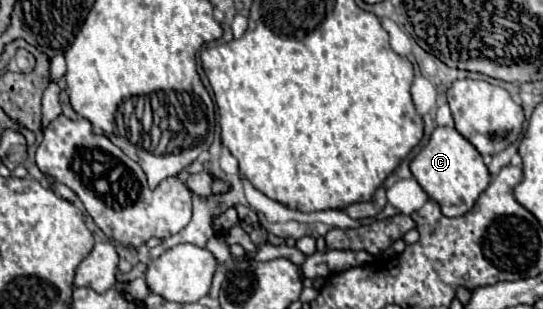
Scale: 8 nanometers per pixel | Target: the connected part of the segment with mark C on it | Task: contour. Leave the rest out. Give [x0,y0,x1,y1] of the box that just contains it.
[410,128,490,216]

